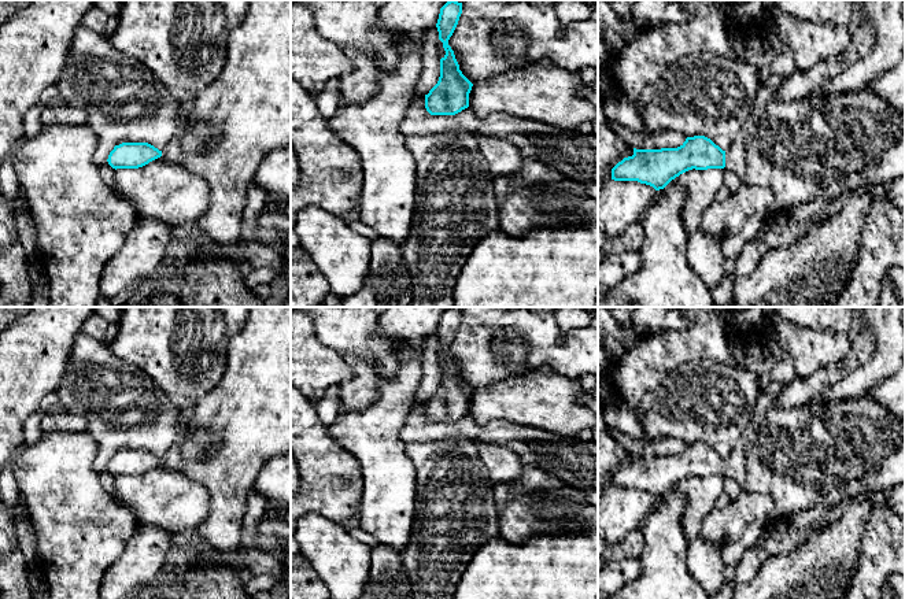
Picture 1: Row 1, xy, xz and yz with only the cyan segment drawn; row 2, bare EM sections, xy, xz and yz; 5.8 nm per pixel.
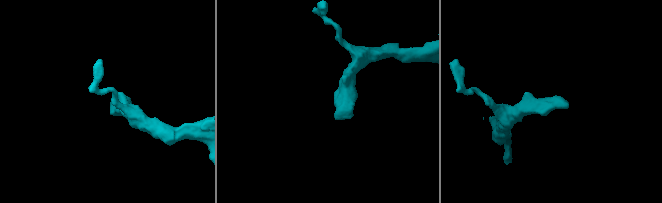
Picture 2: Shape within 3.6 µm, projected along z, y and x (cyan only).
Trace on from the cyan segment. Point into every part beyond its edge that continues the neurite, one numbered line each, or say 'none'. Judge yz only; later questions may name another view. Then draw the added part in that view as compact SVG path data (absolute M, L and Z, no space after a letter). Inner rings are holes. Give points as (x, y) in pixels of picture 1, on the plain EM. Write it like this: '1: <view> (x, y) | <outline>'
1: yz (819, 454) | M760 392L751 419L747 428L738 437L732 451L725 458L725 477L736 481L743 492L768 495L779 515L809 510L816 506L834 507L850 499L862 496L871 489L889 492L894 485L905 484L905 419L891 414L886 407L878 403L872 396L860 399L832 400L828 403L812 402L799 407L780 408L773 404L775 396Z

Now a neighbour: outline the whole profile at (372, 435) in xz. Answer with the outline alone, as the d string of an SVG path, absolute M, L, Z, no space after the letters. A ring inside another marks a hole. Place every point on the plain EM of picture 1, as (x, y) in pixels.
M387 307L378 315L376 334L399 341L399 370L392 378L377 374L378 395L369 407L344 411L329 425L329 435L351 452L362 467L359 528L374 536L378 544L399 552L410 540L417 499L417 473L406 454L400 432L414 406L414 395L422 378L424 343L428 336L436 333L440 315L447 308L450 307Z

